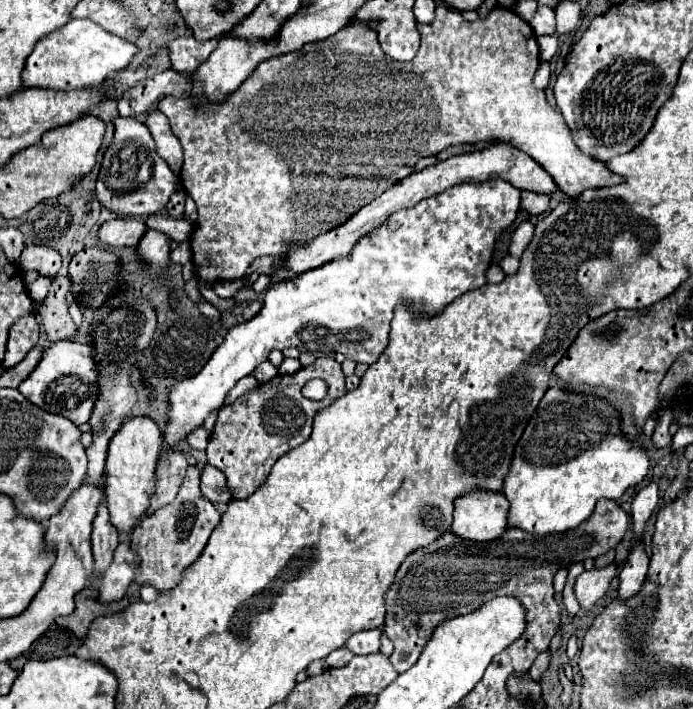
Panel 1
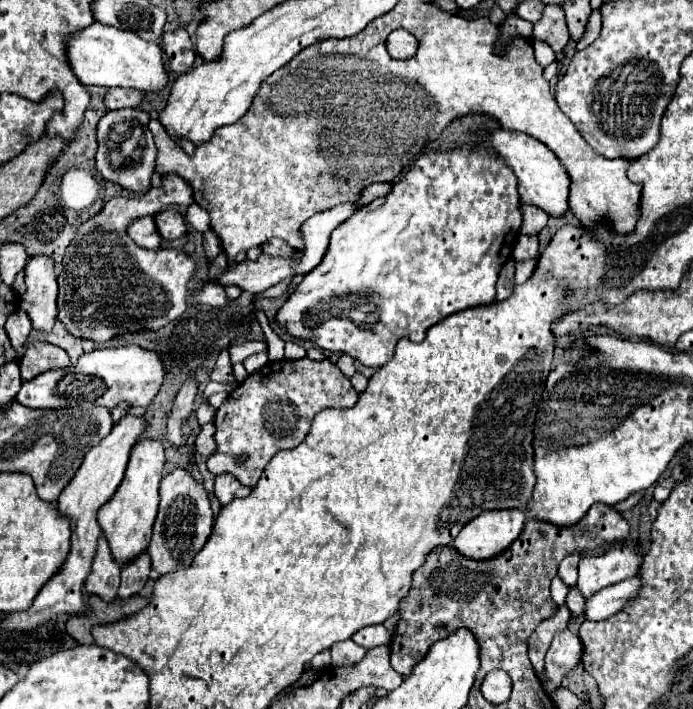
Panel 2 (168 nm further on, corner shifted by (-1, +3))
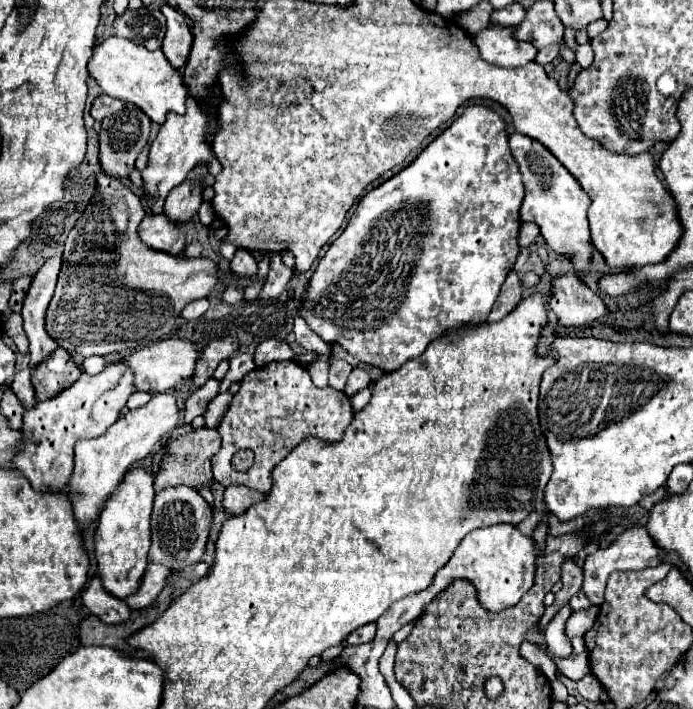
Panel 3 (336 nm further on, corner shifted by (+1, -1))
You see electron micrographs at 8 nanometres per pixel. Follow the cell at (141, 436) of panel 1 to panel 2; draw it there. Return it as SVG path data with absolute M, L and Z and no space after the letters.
M141 440L139 444L135 444L135 448L131 450L131 460L123 484L117 488L115 496L99 510L97 520L101 532L119 566L125 566L127 562L135 560L135 556L145 552L149 546L153 520L157 516L159 482L163 478L163 464L165 464L165 454L163 454L163 446L157 440Z

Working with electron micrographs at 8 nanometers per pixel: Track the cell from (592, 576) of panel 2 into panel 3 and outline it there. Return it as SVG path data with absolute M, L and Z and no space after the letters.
M637 526L637 528L629 528L623 534L619 534L615 538L615 542L609 548L597 550L593 554L589 554L585 558L585 566L583 566L583 594L591 600L591 604L601 604L603 600L603 592L605 592L605 584L609 580L609 576L617 570L645 570L651 566L657 566L663 558L663 550L655 546L653 538L647 534L645 528Z

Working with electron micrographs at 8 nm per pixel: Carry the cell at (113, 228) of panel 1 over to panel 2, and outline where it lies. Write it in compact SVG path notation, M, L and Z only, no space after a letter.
M143 216L139 220L135 220L129 228L129 236L133 238L133 242L141 248L147 248L147 250L157 250L161 246L161 236L157 232L157 226L155 226L155 220L153 216Z

